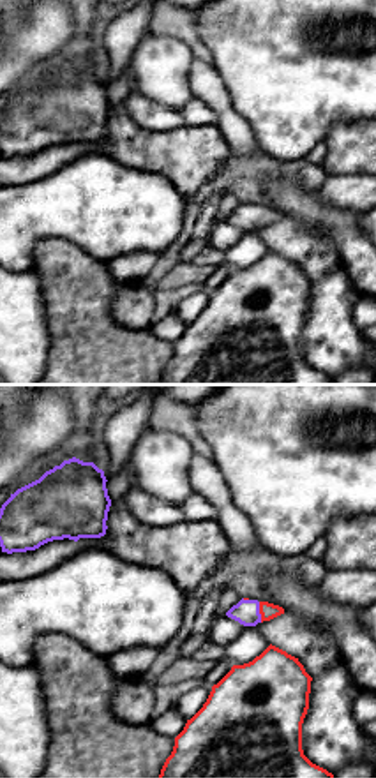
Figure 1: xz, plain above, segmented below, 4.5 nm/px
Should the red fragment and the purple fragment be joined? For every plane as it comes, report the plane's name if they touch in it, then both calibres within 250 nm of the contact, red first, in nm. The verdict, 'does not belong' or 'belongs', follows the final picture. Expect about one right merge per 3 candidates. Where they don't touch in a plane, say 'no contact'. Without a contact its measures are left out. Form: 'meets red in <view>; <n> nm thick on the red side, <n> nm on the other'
meets red in xz; 80 nm thick on the red side, 110 nm on the other

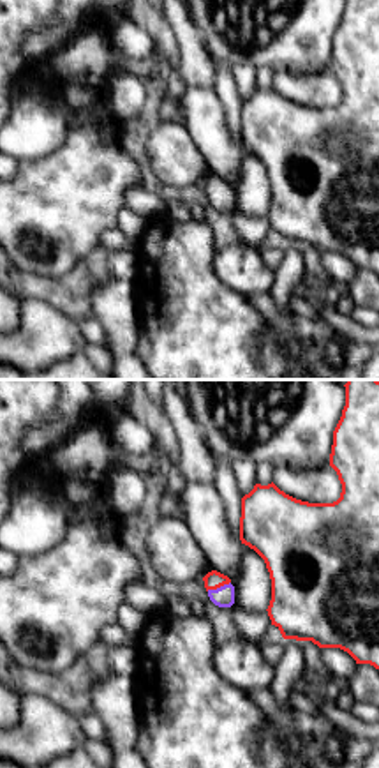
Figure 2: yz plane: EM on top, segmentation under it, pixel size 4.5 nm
meets red in yz; 90 nm thick on the red side, 100 nm on the other

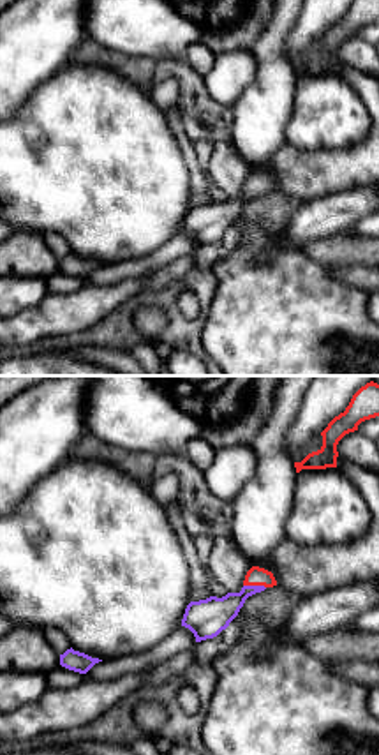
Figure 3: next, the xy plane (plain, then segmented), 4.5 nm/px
meets red in xy; 90 nm thick on the red side, 170 nm on the other

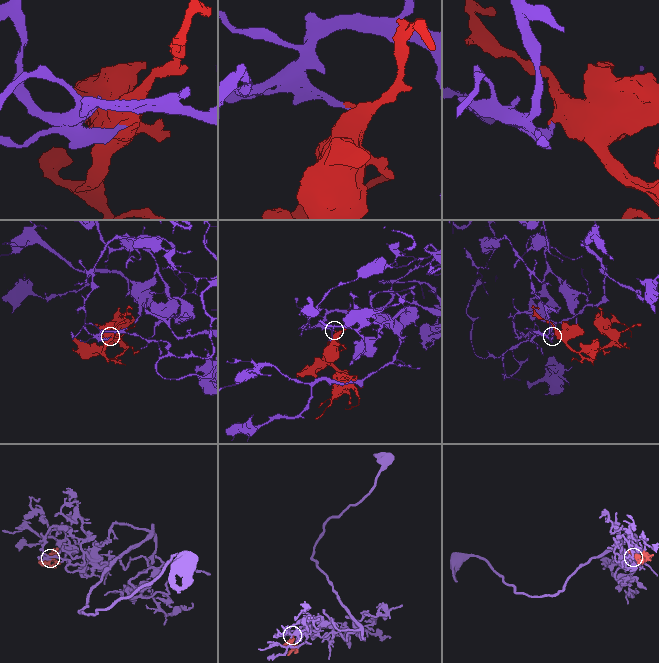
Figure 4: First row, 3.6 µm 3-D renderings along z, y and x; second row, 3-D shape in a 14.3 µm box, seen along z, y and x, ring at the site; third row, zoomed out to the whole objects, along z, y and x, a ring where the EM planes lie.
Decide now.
belongs

